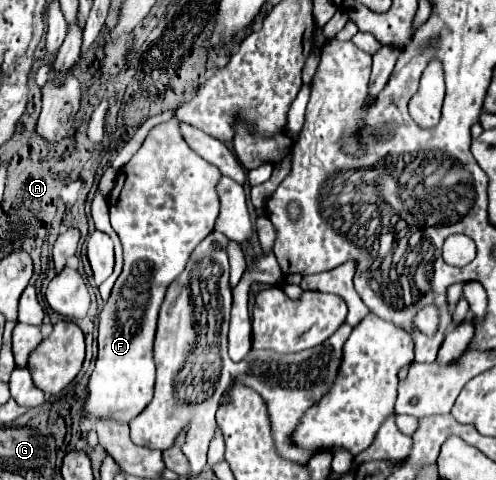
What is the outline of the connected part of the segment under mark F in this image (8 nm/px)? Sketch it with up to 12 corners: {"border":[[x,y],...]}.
{"border":[[179,120],[119,170],[125,266],[99,314],[85,414],[153,398],[169,284],[219,214]]}

